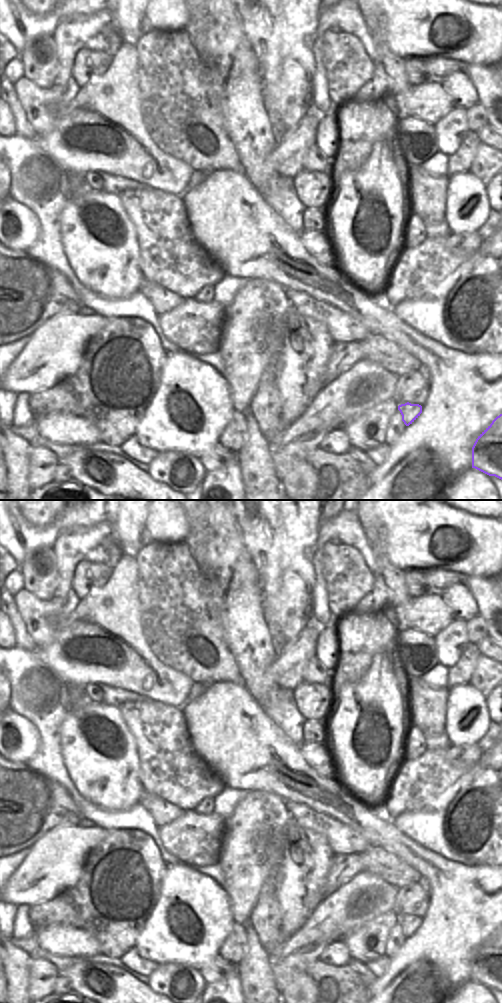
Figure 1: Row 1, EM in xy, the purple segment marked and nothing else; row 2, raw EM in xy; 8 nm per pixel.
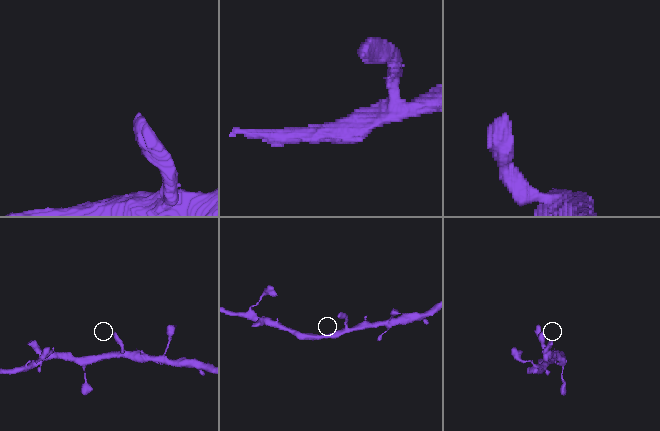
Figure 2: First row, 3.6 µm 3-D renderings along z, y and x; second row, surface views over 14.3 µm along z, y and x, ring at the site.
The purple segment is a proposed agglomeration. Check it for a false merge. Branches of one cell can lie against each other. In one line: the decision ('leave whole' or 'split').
leave whole

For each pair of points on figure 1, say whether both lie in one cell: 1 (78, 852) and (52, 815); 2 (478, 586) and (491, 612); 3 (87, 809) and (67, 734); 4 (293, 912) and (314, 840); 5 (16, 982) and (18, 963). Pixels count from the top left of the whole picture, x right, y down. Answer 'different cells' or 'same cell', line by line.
1: different cells
2: same cell
3: different cells
4: same cell
5: same cell

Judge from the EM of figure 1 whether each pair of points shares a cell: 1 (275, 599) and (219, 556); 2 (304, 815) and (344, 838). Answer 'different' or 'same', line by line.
1: different
2: same

